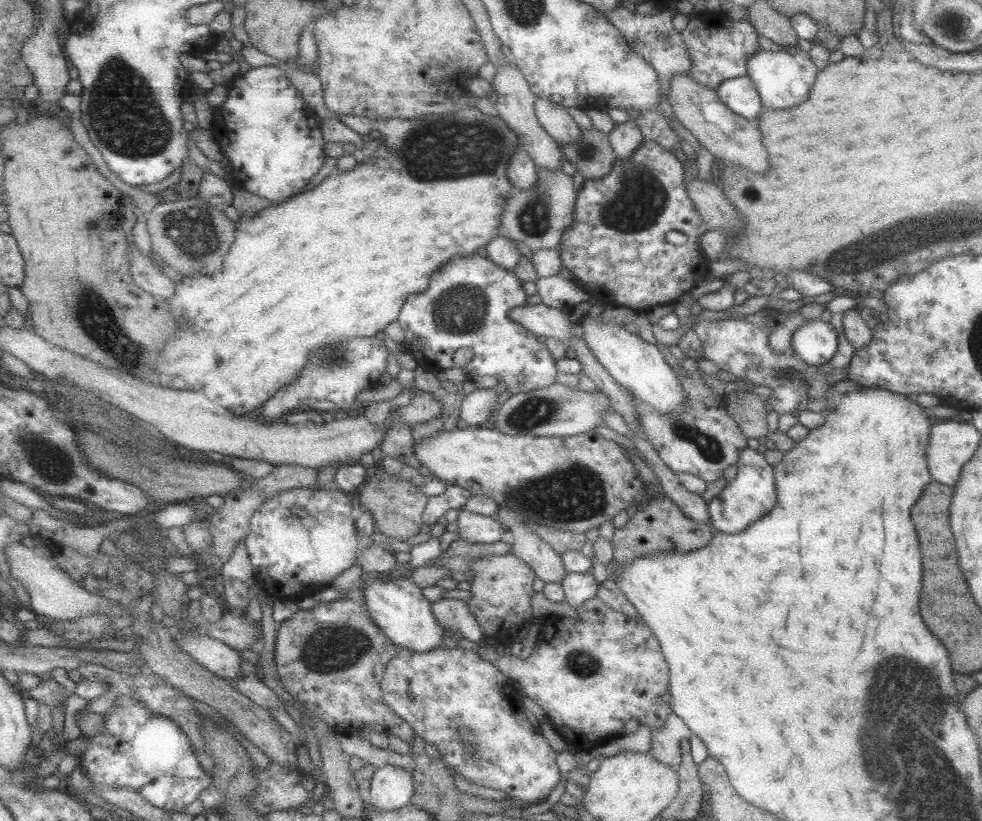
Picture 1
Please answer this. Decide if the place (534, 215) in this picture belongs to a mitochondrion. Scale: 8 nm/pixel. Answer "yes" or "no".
yes

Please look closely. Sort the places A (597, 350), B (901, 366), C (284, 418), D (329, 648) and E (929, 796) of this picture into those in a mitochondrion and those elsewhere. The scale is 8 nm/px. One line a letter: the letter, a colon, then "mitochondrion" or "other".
A: other
B: other
C: other
D: mitochondrion
E: mitochondrion

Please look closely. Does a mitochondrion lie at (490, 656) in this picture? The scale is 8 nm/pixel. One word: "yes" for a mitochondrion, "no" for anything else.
no

